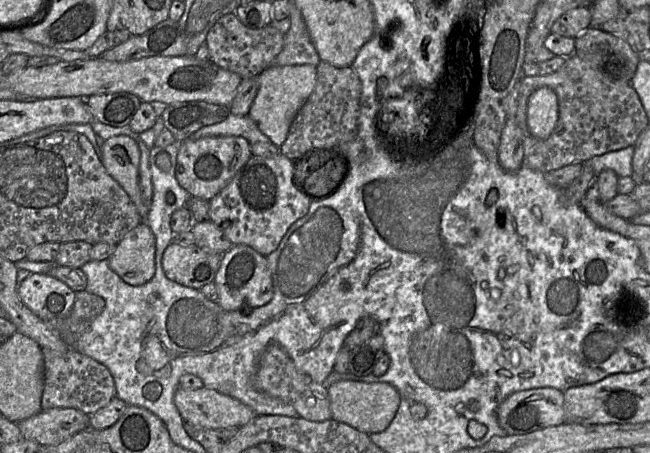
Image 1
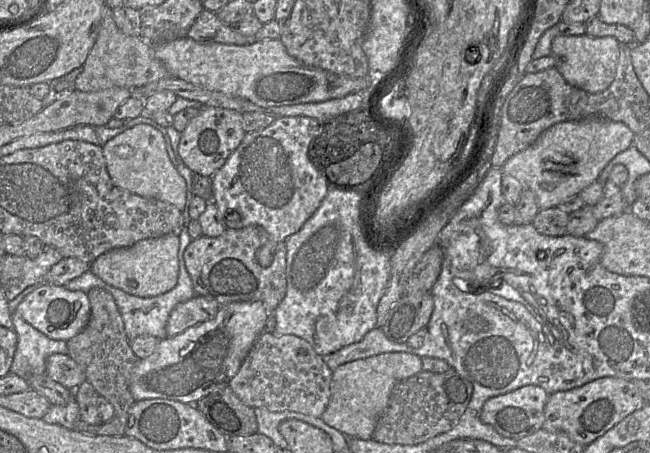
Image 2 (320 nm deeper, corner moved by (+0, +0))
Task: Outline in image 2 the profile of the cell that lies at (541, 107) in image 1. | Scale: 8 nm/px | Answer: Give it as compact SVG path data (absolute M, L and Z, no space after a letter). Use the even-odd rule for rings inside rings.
M604 118L563 121L546 129L531 146L509 158L502 169L504 173L516 178L523 189L535 193L540 210L557 207L597 181L605 166L633 144L634 136L634 132L625 124Z

